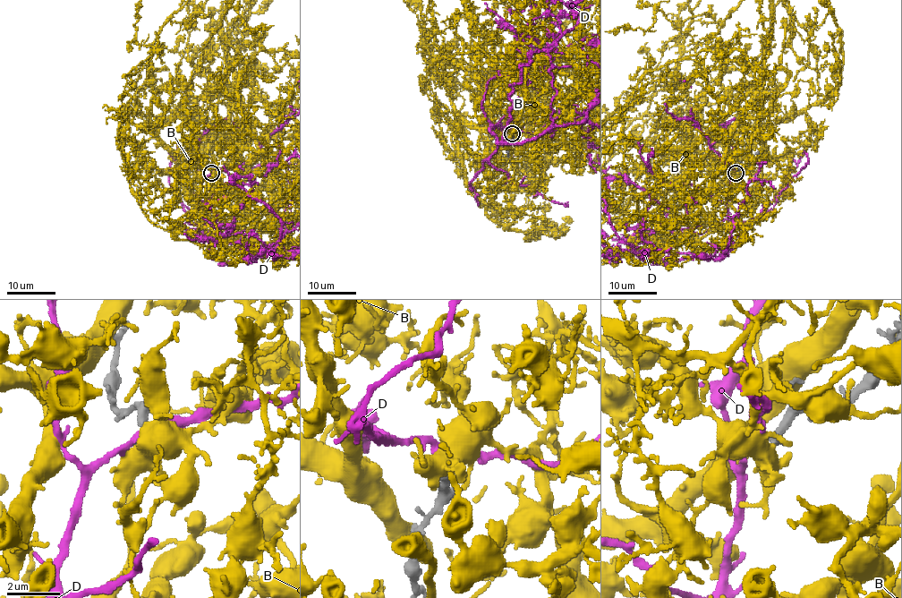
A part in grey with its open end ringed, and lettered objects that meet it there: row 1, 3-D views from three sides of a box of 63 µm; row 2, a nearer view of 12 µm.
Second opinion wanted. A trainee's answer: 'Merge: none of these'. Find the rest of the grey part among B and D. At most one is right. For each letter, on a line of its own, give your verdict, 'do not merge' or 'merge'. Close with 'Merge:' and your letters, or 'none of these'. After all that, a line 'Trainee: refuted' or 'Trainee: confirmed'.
B: do not merge
D: do not merge
Merge: none of these
Trainee: confirmed

